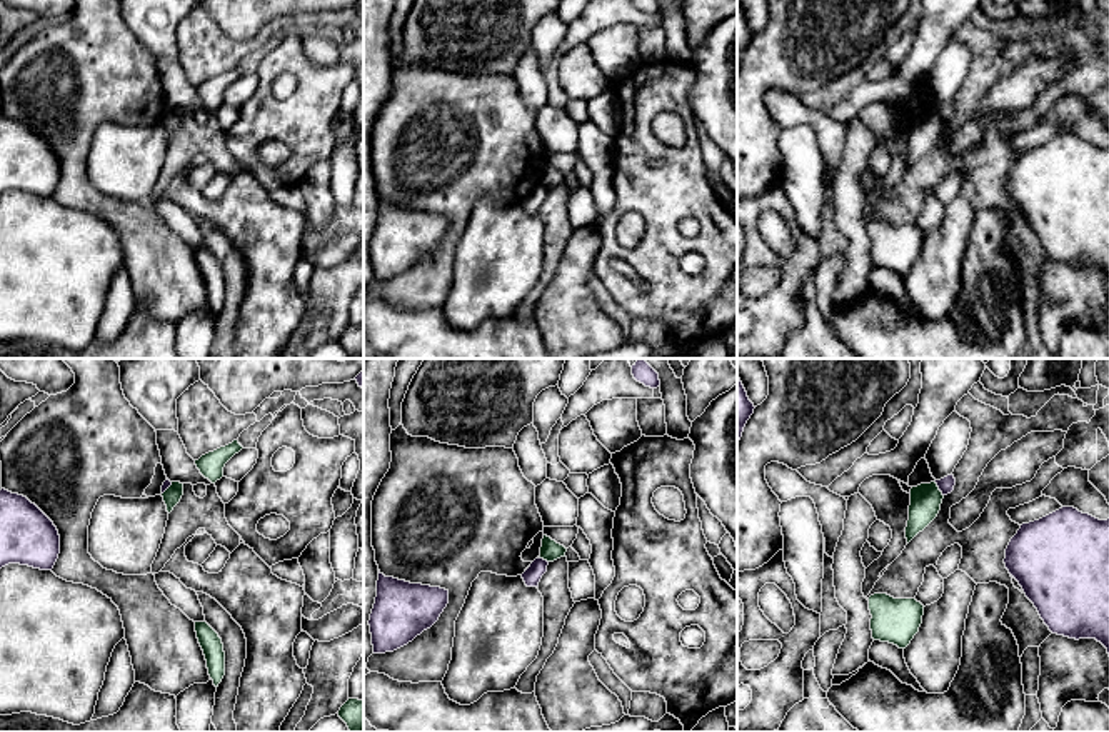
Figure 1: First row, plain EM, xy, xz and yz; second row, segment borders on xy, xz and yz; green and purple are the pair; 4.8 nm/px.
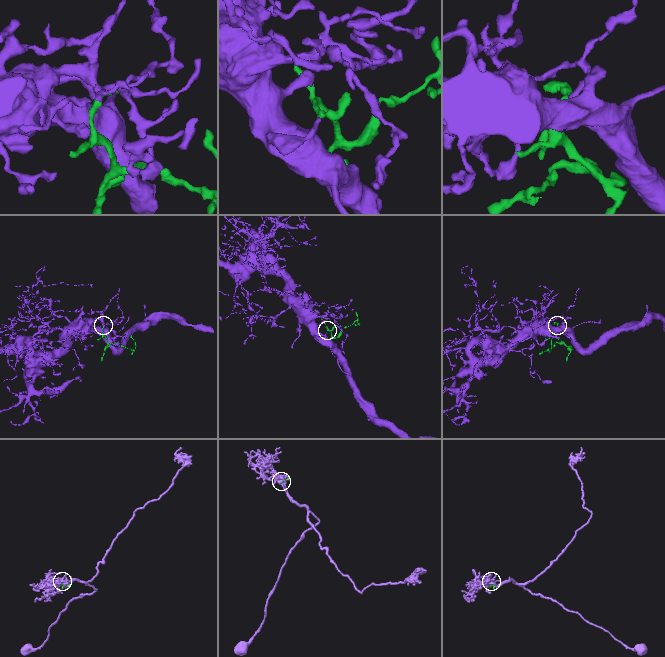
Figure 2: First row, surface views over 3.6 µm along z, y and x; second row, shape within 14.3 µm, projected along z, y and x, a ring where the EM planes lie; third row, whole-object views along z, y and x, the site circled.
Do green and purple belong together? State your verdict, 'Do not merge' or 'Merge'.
Do not merge

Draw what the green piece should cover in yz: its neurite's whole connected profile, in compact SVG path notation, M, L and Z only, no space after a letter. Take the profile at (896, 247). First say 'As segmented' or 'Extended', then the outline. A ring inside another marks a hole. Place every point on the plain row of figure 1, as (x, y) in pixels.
As segmented. M887 220L869 223L872 265L906 275L919 258L924 232L916 225L894 225Z

